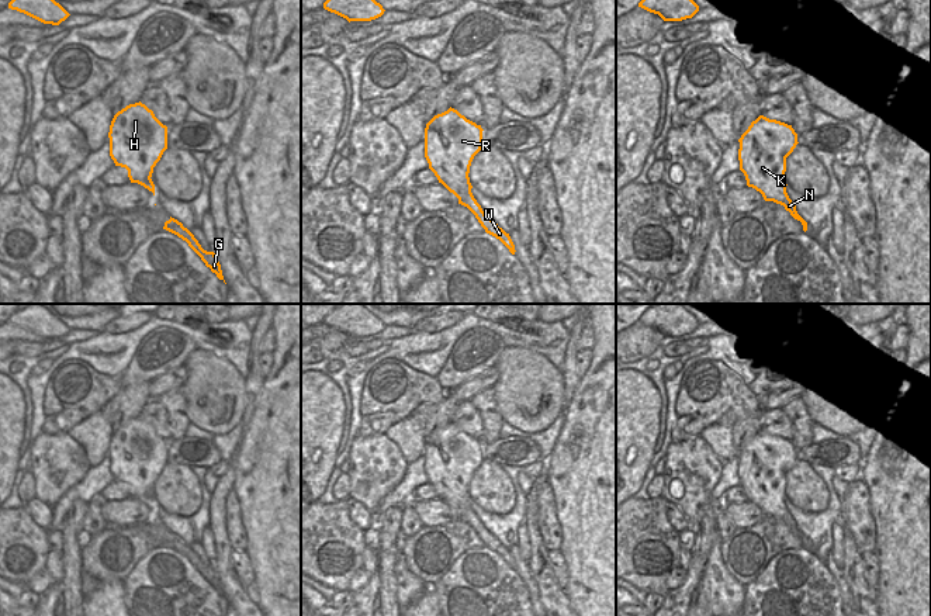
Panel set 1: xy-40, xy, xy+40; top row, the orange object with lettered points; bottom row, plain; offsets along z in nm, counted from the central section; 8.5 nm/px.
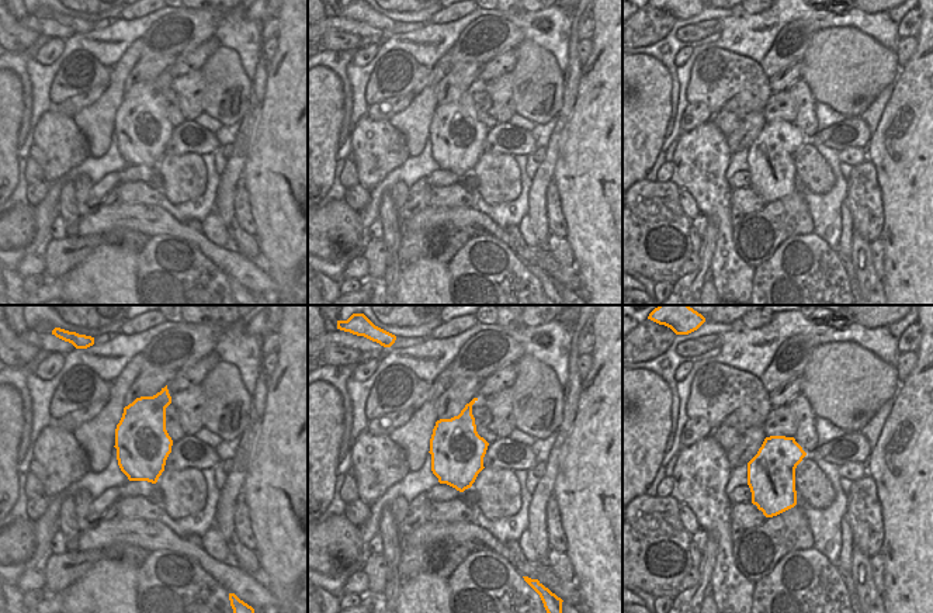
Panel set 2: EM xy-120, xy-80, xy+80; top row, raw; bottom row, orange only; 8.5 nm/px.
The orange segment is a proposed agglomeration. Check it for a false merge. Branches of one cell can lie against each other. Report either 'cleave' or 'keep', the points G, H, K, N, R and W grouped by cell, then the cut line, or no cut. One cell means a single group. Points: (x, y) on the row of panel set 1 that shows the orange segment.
keep; G H K N R W; no cut

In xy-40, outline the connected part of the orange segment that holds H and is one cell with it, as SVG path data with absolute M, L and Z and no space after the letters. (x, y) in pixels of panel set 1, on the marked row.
M129 104L118 111L110 125L110 156L125 167L131 183L153 193L152 173L167 149L167 127L145 104Z

